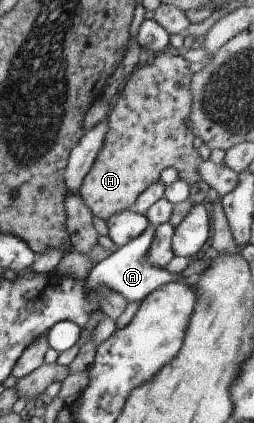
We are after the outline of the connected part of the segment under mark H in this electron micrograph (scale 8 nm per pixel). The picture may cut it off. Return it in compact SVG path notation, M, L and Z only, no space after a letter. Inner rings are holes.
M159 53L152 55L147 66L133 71L123 81L119 98L115 100L115 106L109 112L103 146L97 152L79 188L79 196L92 216L106 221L109 216L130 209L135 198L147 186L160 182L161 170L166 168L174 168L177 171L177 178L186 182L187 185L200 179L197 167L202 160L198 156L197 148L193 147L194 135L187 125L189 114L191 114L189 82L191 82L193 71L194 67L185 62L183 56Z

